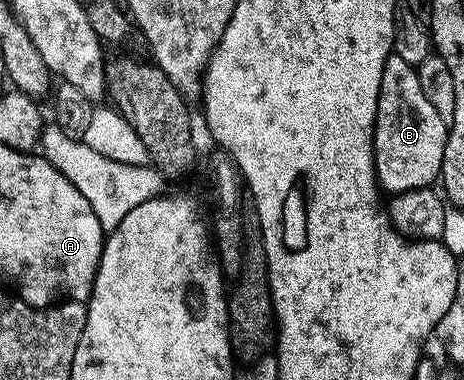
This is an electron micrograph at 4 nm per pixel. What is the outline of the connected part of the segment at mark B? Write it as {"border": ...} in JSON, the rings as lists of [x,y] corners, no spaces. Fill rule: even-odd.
{"border":[[[391,52],[384,63],[374,120],[374,170],[379,186],[390,195],[431,188],[442,172],[447,128],[447,121],[440,119],[436,107],[424,96],[417,68]]]}

